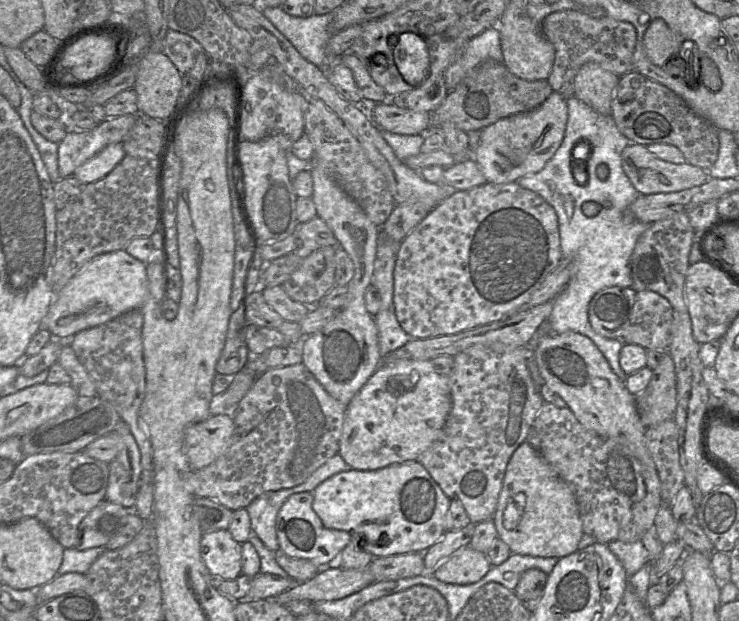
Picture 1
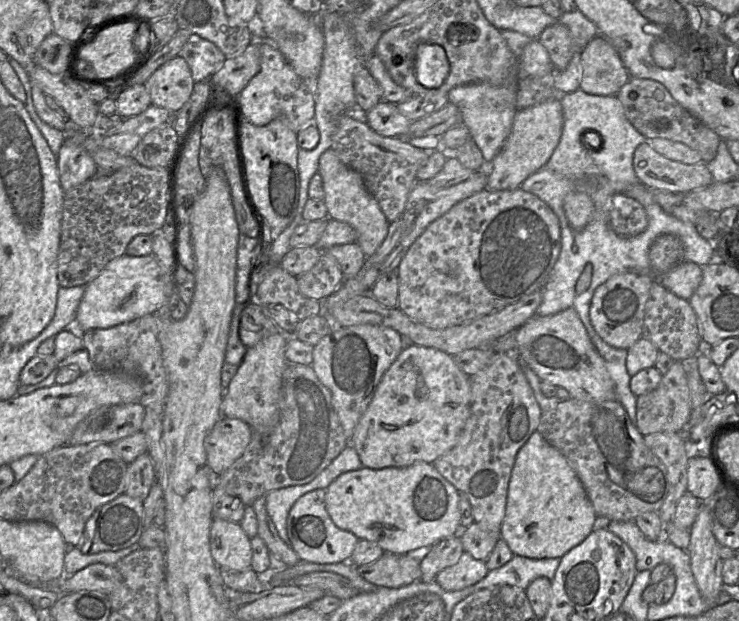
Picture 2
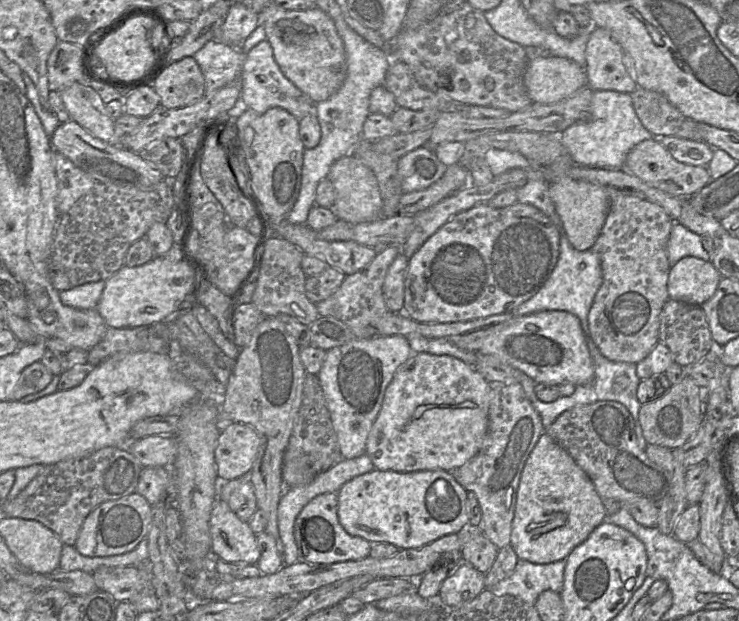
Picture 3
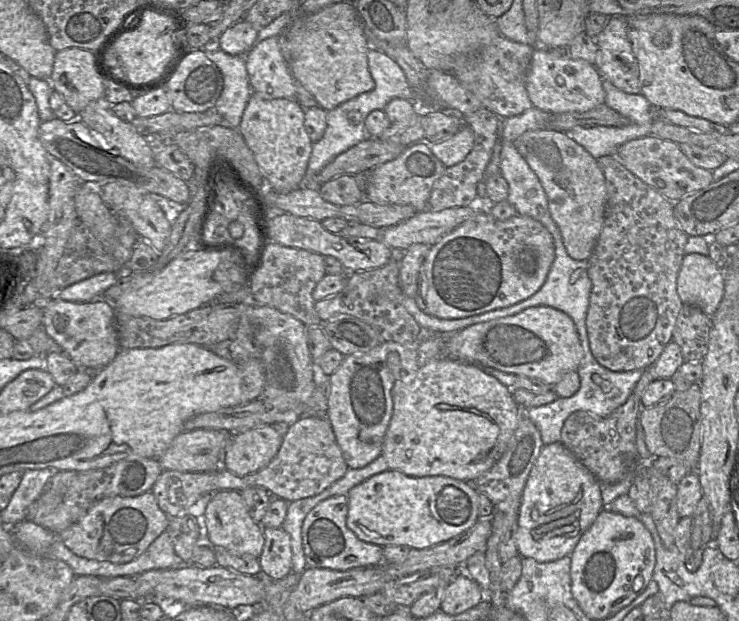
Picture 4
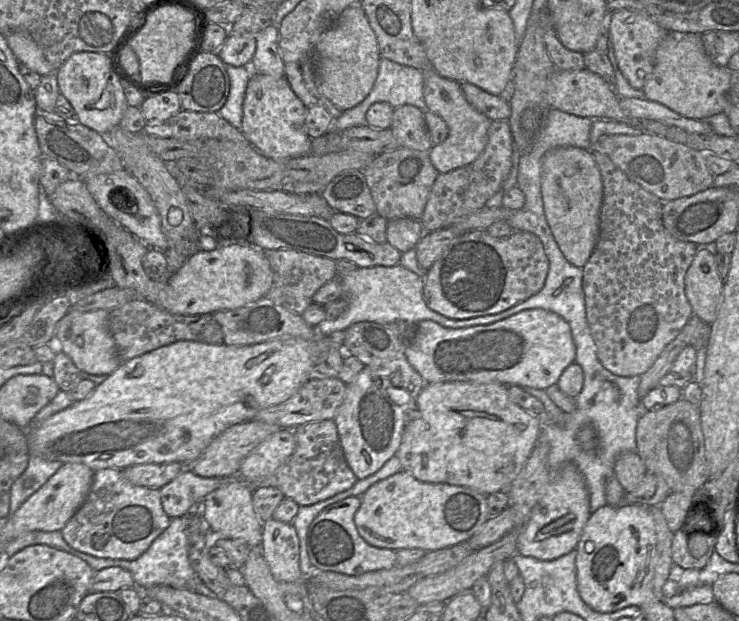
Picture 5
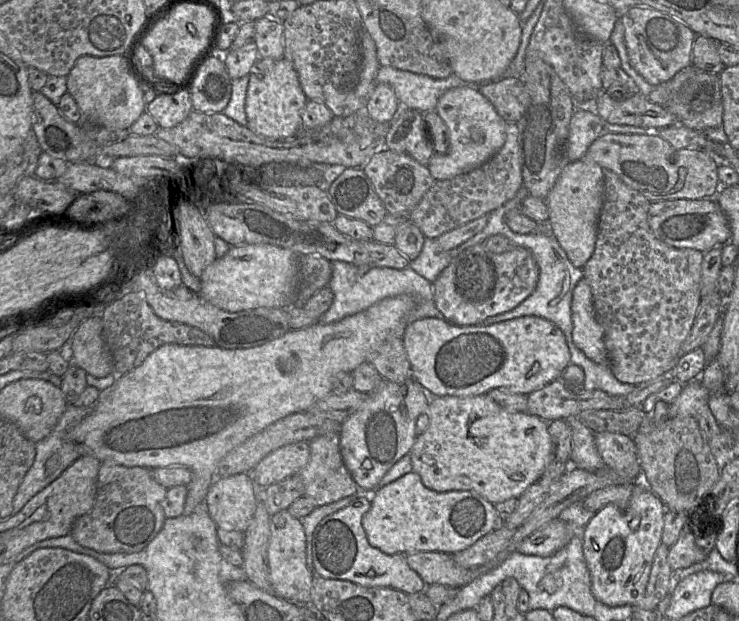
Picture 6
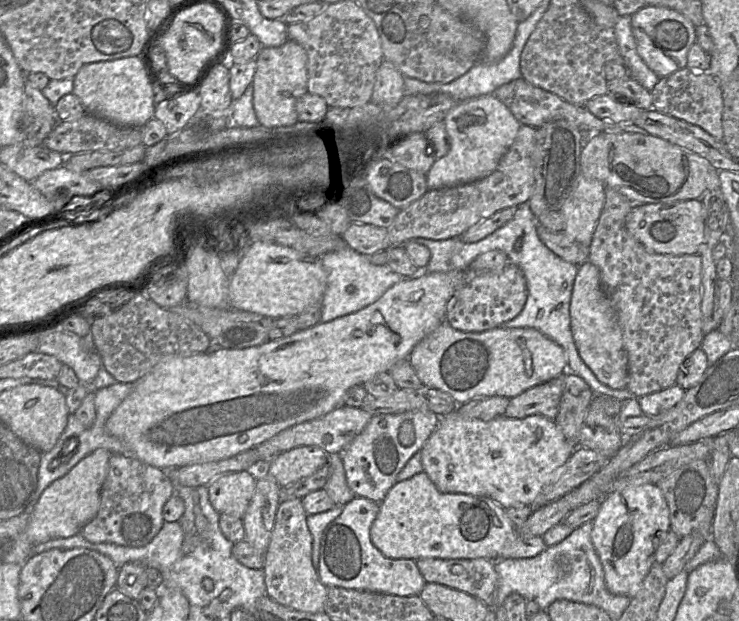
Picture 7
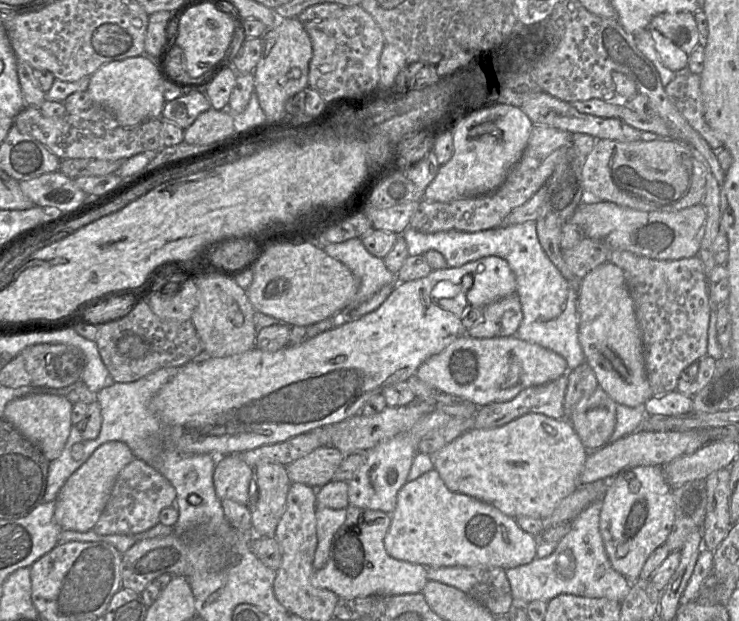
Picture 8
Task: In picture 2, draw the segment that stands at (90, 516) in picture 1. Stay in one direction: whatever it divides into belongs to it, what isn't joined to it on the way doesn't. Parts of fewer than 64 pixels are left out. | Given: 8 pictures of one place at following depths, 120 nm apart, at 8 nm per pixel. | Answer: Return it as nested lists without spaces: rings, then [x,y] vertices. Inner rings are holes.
[[[124,493],[94,511],[85,524],[83,535],[77,547],[83,554],[118,551],[136,544],[143,530],[143,502]]]

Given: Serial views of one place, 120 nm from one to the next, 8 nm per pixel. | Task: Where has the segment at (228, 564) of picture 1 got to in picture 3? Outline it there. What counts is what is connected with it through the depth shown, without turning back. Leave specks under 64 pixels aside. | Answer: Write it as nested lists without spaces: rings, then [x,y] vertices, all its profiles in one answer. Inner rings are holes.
[[[217,500],[209,522],[211,550],[215,558],[225,562],[256,564],[261,552],[256,534],[247,522],[242,521],[222,500]]]

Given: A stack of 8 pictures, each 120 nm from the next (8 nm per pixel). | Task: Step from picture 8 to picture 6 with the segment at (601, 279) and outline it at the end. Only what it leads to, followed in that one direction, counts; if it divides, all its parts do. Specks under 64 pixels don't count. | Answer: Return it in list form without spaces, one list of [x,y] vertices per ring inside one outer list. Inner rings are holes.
[[[584,277],[574,288],[571,315],[572,339],[576,347],[593,362],[609,366],[604,331],[595,314],[591,288]]]

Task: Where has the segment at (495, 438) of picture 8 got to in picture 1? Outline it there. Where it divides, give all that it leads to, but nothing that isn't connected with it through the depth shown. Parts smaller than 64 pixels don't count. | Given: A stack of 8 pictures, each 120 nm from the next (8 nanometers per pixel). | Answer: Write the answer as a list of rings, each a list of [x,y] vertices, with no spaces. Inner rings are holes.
[[[430,360],[384,362],[345,408],[338,454],[359,471],[375,471],[415,461],[440,436],[451,409],[449,379],[435,372]]]

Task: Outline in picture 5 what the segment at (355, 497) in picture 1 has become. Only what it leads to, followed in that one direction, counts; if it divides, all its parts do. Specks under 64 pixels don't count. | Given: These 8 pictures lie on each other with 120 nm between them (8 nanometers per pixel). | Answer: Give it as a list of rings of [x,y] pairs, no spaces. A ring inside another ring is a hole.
[[[402,470],[367,489],[354,522],[360,536],[374,547],[436,551],[468,541],[489,519],[486,496],[463,486],[424,483]]]

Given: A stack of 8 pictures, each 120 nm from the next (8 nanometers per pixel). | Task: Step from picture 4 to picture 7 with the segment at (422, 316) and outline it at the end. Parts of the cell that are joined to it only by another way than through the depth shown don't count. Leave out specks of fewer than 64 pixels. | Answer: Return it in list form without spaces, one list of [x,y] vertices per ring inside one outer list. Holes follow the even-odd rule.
[[[350,247],[324,254],[321,263],[327,275],[326,290],[322,299],[321,322],[327,323],[339,317],[355,313],[379,300],[385,292],[407,279],[392,271],[388,265],[372,264],[368,257]]]

